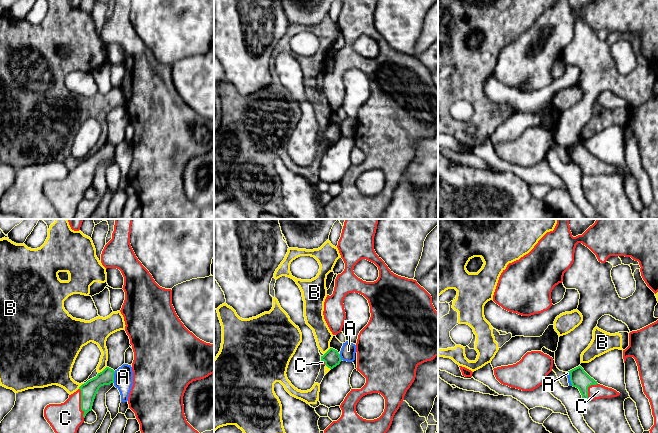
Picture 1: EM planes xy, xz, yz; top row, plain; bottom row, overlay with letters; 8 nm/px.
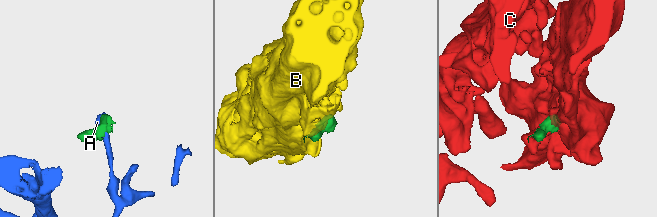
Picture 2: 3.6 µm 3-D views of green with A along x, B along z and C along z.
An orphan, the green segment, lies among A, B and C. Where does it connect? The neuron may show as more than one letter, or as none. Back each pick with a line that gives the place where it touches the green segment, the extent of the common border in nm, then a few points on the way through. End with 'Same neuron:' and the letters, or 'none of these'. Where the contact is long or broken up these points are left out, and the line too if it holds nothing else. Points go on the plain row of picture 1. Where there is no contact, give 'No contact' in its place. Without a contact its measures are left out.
C: Touches green at xy (81, 179). Shared border 240 nm
Same neuron: C

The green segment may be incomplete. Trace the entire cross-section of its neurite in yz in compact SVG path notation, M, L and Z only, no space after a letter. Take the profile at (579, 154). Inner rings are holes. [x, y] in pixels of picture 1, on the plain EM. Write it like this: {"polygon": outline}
{"polygon": "M581 142L570 146L569 149L572 162L579 165L583 176L612 174L620 171L616 166L598 160Z"}

